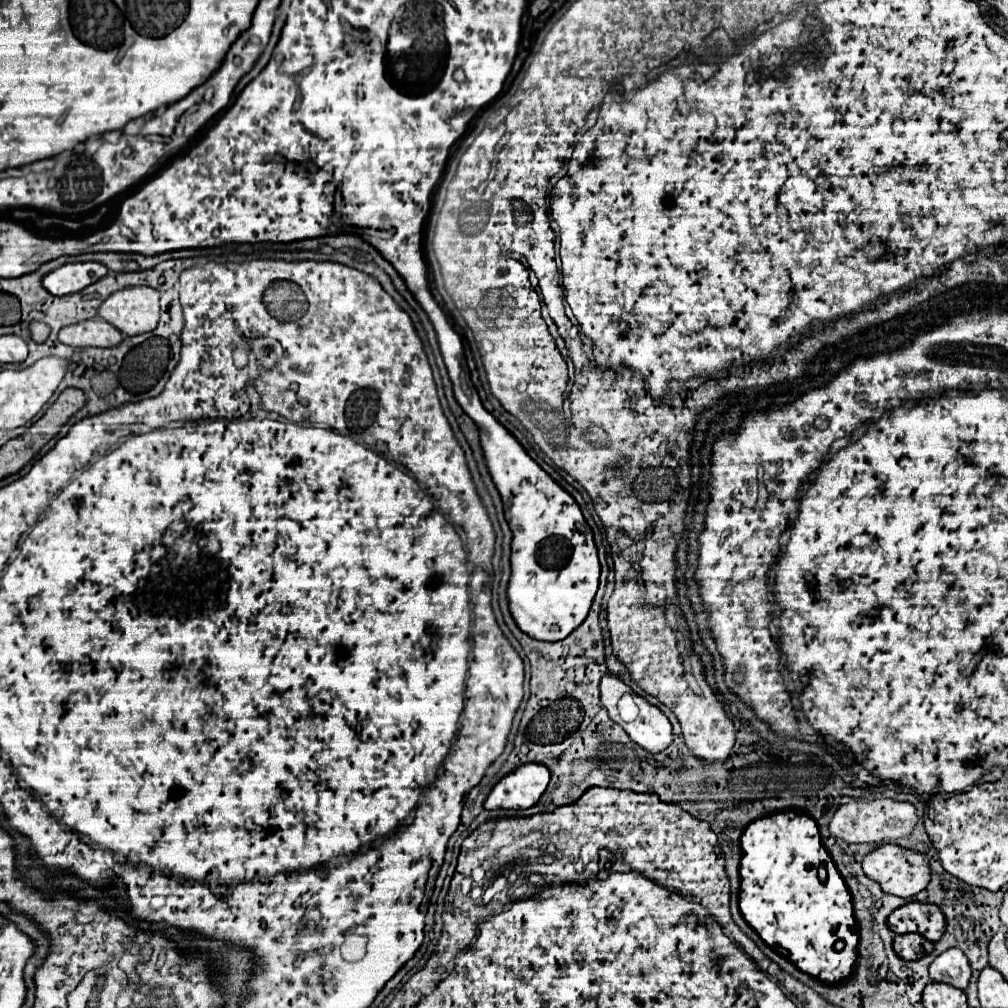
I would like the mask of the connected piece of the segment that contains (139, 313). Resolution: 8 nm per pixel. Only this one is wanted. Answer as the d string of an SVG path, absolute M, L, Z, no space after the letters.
M147 286L119 290L101 304L99 318L119 328L123 336L151 332L159 322L159 292Z

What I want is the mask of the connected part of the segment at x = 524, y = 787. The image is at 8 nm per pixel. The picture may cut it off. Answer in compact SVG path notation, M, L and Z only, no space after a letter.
M525 764L501 778L485 800L487 810L519 810L537 804L549 784L549 770L543 764Z

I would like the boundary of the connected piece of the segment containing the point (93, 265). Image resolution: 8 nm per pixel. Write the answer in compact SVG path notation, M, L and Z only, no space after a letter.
M77 262L65 264L43 278L43 286L53 296L67 296L81 292L89 284L101 280L107 274L107 268L99 262Z

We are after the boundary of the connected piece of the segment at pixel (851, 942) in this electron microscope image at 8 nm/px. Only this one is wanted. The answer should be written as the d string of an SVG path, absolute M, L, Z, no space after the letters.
M793 810L765 816L745 828L741 848L745 854L741 858L739 908L749 926L767 946L781 950L791 962L795 962L801 972L821 980L823 984L839 984L839 980L847 980L847 976L855 972L857 964L859 926L853 916L851 892L845 888L829 852L823 848L815 820Z

